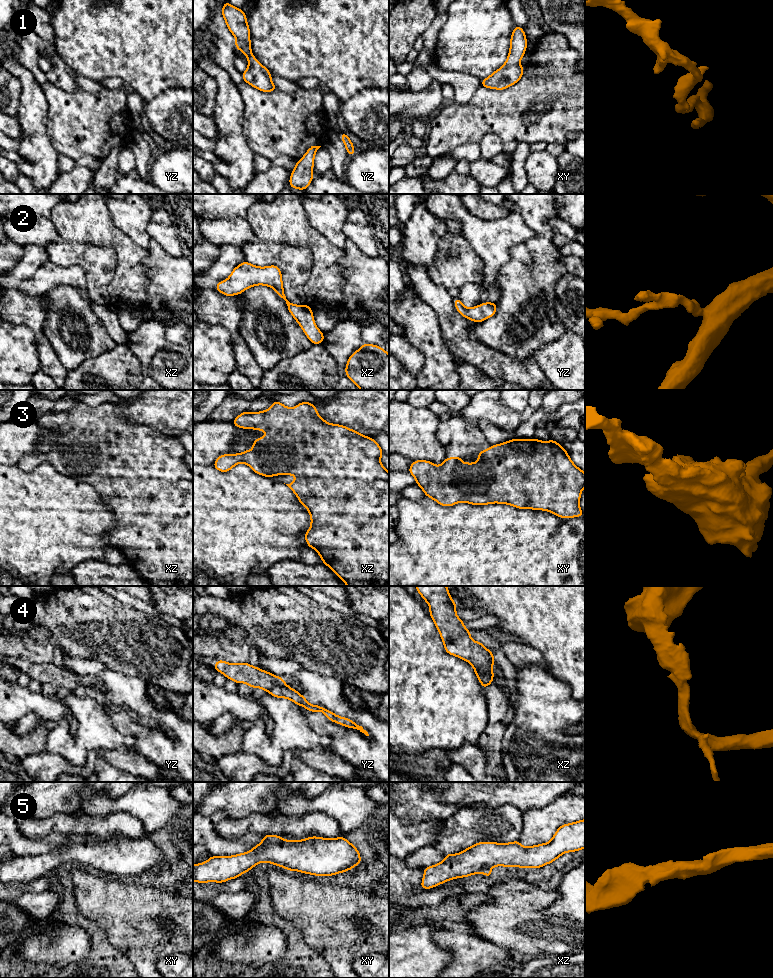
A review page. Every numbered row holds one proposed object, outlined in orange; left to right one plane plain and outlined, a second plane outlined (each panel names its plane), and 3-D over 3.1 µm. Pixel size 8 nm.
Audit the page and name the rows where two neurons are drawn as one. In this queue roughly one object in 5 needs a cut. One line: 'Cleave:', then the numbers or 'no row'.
Cleave: 4

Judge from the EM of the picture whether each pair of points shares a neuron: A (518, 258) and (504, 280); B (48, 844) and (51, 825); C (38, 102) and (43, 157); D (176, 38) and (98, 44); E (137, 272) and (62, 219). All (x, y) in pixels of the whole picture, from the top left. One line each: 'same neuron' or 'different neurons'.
A: same neuron
B: different neurons
C: same neuron
D: same neuron
E: same neuron

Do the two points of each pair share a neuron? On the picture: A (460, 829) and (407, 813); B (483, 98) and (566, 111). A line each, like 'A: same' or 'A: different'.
A: different
B: same

